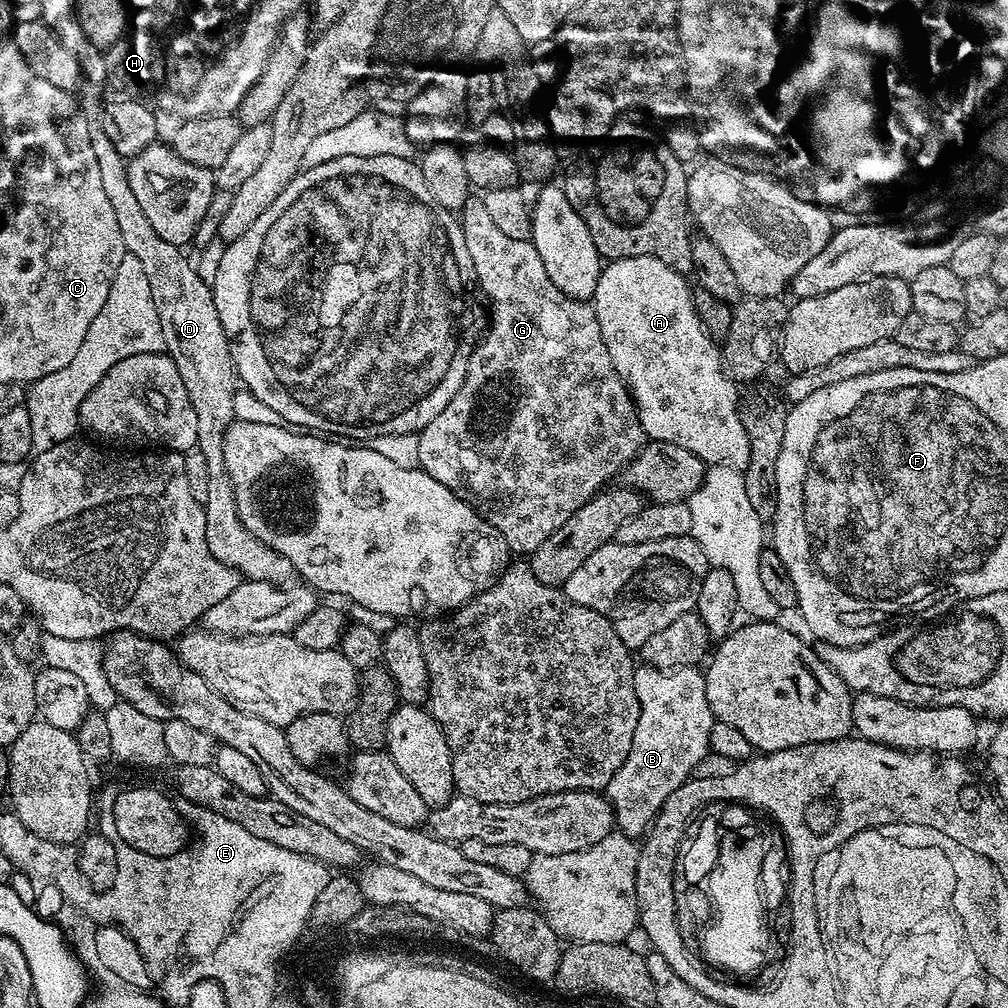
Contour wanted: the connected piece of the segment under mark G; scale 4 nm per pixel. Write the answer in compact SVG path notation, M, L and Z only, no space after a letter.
M469 195L468 201L458 213L460 229L466 238L466 250L470 250L470 262L474 262L474 270L476 271L476 282L481 293L488 295L488 300L492 303L492 325L488 328L488 333L473 347L472 357L466 366L466 378L462 382L462 386L458 390L458 394L454 394L454 398L448 405L446 410L442 410L442 414L438 414L438 418L434 418L434 422L429 424L418 434L418 458L420 459L420 467L426 474L430 474L430 478L434 478L434 482L442 482L442 486L446 486L458 498L462 498L468 505L479 514L486 522L490 522L490 526L494 526L494 530L498 530L498 534L502 534L502 538L506 542L509 553L512 554L531 554L534 550L538 550L538 546L542 546L542 542L546 542L546 538L550 538L550 534L554 534L554 530L558 530L558 526L562 526L562 522L566 522L566 518L570 518L570 514L574 514L584 504L590 502L590 498L601 491L609 482L621 475L624 469L635 456L640 455L640 449L646 443L646 437L640 419L636 413L636 403L632 401L631 394L628 393L628 387L624 385L624 379L618 374L618 370L614 370L614 362L610 362L610 354L606 350L606 342L602 342L602 330L598 326L598 318L596 317L596 309L587 300L575 300L566 294L562 294L562 290L558 290L558 286L554 286L554 282L550 282L550 277L546 274L546 266L542 266L542 257L538 255L538 250L527 240L519 240L518 238L510 238L507 234L502 234L502 230L498 230L498 226L490 218L490 213L486 211L483 199L479 195Z

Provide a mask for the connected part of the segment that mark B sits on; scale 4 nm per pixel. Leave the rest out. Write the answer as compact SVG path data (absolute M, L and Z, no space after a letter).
M696 666L671 670L637 667L634 694L638 694L640 707L638 730L634 730L626 762L610 778L606 799L613 810L615 827L625 836L640 838L647 833L662 802L690 779L694 766L708 755L714 717L710 702L706 702L704 672Z

